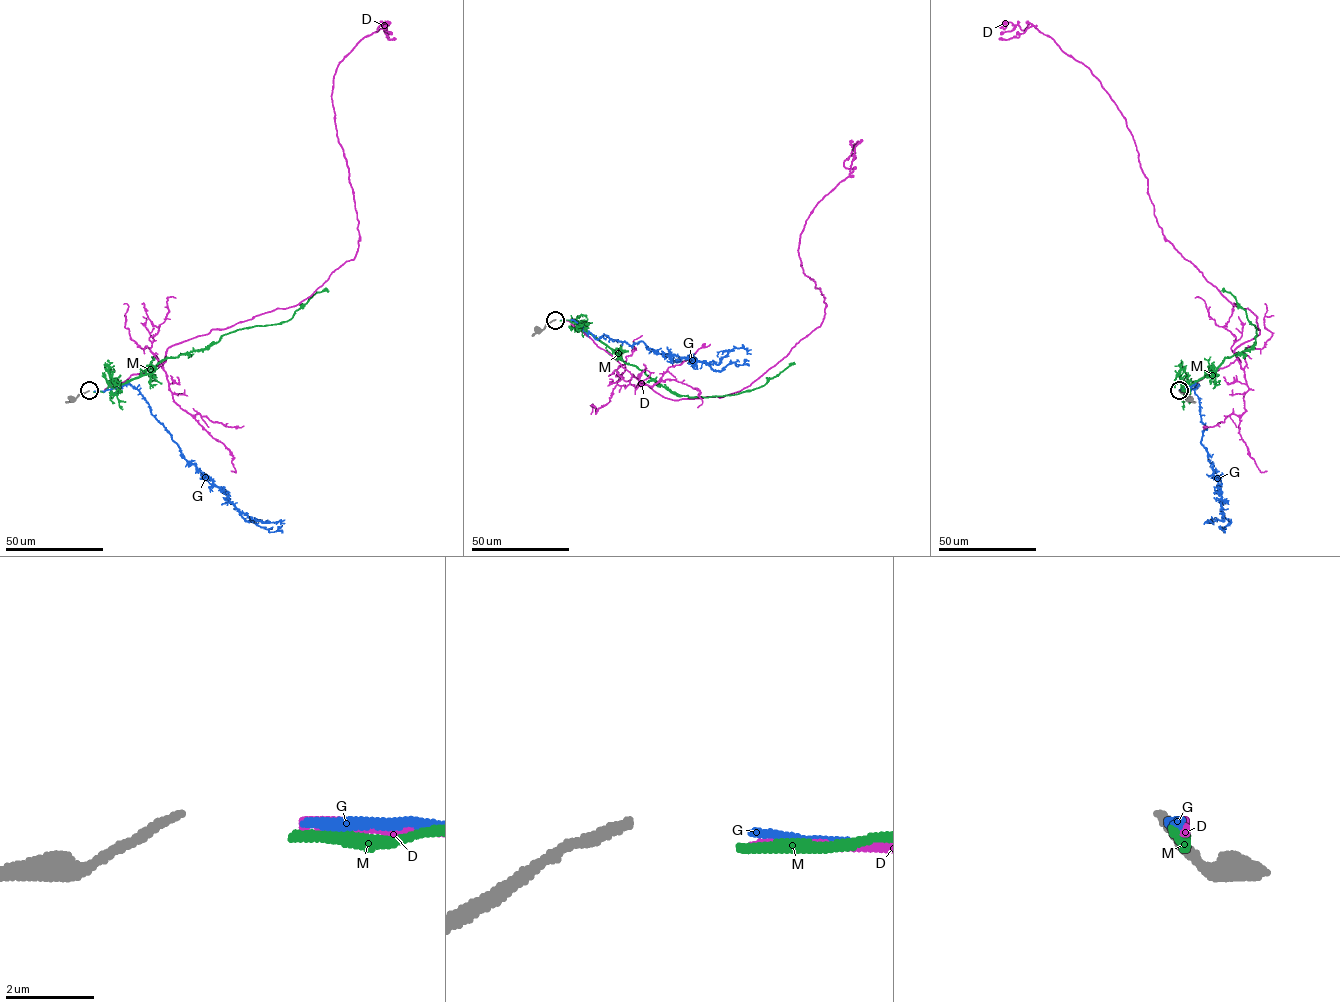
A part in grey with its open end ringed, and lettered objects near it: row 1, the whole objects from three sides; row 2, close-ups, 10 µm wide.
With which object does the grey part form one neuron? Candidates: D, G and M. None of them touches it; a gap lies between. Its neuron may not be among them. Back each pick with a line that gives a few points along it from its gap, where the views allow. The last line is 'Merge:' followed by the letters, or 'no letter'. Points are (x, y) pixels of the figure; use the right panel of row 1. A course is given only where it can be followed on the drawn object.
G: Its course: (1179, 391), (1199, 384), (1201, 444), (1230, 522), (1224, 532), (1220, 525)
Merge: G

